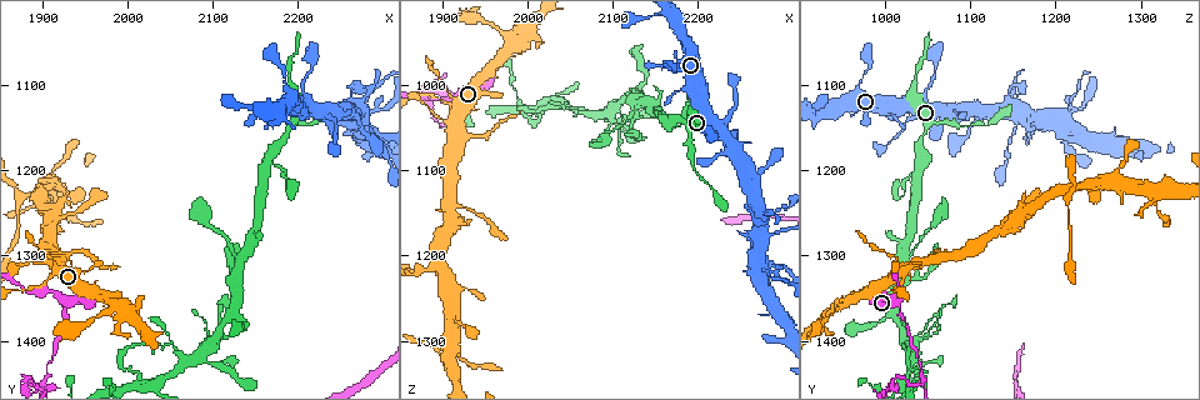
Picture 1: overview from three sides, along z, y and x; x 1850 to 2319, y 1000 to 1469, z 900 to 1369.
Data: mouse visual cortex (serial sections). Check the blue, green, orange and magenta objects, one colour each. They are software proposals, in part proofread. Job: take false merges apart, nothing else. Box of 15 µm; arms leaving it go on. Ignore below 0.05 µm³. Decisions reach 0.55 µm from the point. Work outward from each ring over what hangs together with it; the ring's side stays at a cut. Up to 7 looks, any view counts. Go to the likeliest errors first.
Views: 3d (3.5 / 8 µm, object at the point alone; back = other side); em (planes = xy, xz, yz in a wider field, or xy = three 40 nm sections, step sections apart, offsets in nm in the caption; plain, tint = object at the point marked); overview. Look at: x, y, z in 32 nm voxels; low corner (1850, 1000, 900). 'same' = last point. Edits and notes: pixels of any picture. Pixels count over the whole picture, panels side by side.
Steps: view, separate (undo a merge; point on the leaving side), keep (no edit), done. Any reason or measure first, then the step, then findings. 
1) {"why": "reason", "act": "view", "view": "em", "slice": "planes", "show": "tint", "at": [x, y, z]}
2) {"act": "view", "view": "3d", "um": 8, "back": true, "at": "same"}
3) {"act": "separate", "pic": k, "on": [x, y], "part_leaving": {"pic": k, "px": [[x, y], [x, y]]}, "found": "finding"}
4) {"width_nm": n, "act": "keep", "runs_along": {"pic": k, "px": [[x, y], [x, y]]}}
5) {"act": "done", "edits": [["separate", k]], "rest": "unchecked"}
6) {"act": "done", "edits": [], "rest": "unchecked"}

{"why": "calibre changes", "act": "view", "view": "3d", "um": 3.5, "at": [2160, 1190, 1050]}

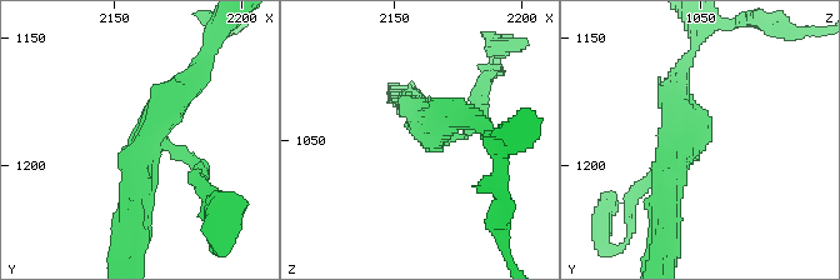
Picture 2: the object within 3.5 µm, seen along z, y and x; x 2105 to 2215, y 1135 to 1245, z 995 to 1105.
{"arms": 3, "arm_widths_nm": [100, 300, 350], "act": "view", "view": "em", "slice": "xy", "step": 2, "show": "tint", "at": [2163, 1189, 1046]}

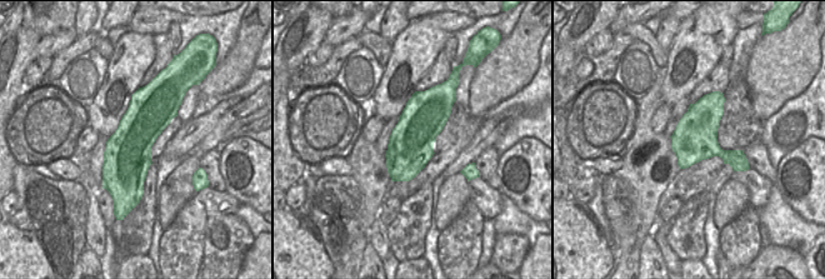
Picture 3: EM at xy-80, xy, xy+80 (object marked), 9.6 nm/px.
{"act": "keep", "runs_along": {"pic": 2, "px": [[193, 74], [139, 150], [131, 215]]}, "found": "one cell here"}

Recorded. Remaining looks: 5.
{"why": "three arms meet", "act": "view", "view": "3d", "um": 3.5, "at": [2010, 1440, 1035]}

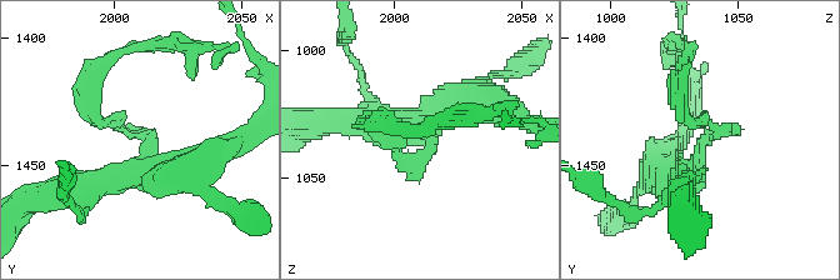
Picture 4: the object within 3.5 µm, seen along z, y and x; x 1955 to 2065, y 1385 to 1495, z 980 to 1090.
{"arms": 3, "arm_widths_nm": [150, 250, 350], "why": "need the tissue", "act": "view", "view": "em", "slice": "xy", "step": 5, "show": "tint", "at": [2014, 1441, 1035]}

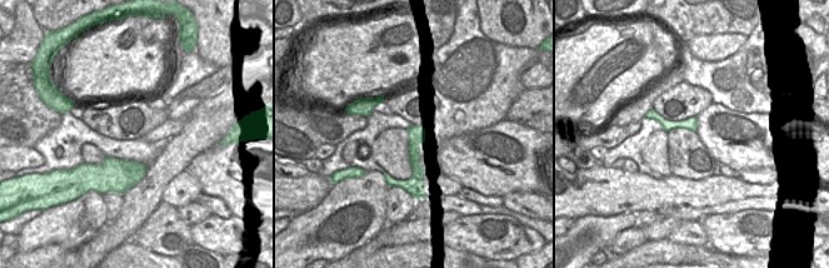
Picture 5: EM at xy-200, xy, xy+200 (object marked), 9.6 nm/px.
{"act": "separate", "pic": 4, "on": [120, 119], "found": "a second cell is stuck on"}

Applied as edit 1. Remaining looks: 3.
{"why": "three arms meet", "act": "view", "view": "3d", "um": 3.5, "at": [1925, 1360, 1015]}

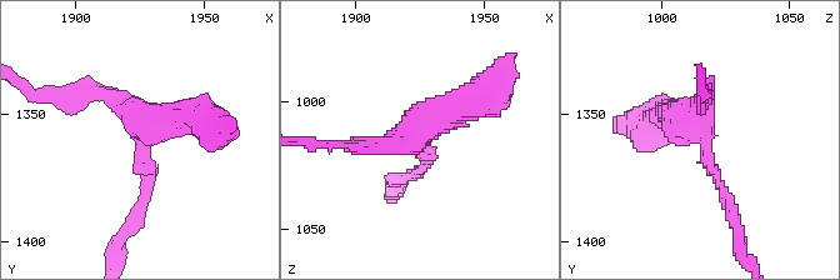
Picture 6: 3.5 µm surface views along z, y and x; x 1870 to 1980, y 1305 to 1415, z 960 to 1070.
{"act": "keep", "runs_along": {"pic": 6, "px": [[666, 115], [701, 134], [733, 214]]}, "found": "continuous, no second cell"}

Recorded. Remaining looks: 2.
{"act": "done", "edits": [["separate", 4]], "rest": "unchecked"}

